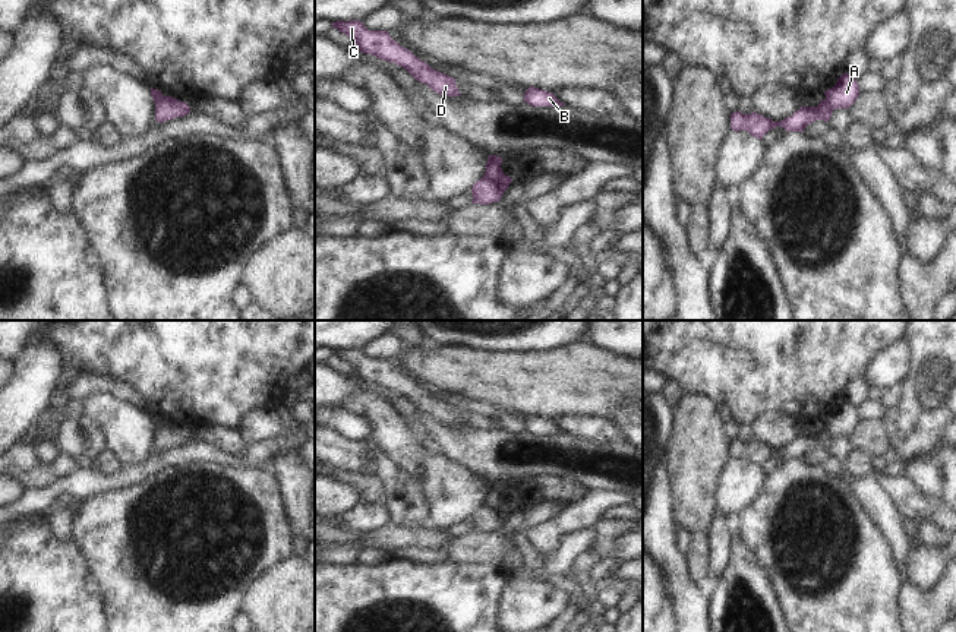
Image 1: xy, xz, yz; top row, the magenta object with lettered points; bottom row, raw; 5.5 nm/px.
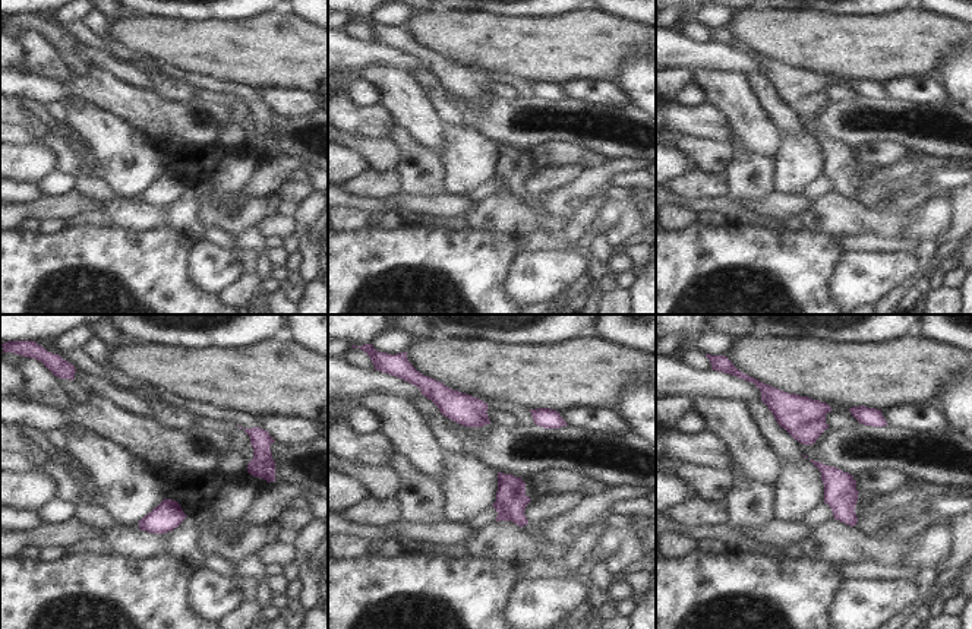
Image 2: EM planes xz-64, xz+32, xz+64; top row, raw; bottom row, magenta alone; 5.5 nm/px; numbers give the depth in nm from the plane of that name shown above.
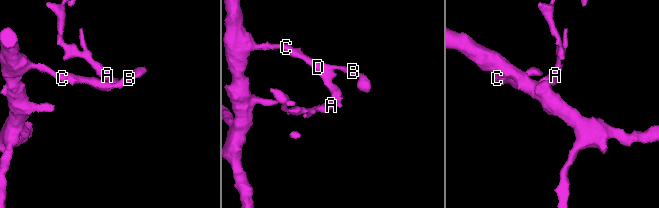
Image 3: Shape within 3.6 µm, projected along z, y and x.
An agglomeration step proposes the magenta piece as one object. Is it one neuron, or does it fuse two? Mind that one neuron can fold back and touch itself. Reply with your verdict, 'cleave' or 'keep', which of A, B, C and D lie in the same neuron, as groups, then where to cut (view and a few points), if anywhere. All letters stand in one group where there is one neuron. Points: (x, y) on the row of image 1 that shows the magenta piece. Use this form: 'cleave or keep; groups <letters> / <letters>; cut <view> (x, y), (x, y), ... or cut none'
cleave; groups A / B C D; cut xz (483, 176), (491, 179), (502, 193)

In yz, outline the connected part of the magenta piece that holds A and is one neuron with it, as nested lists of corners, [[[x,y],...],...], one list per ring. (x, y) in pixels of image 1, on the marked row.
[[[843,73],[834,86],[824,92],[827,104],[836,108],[849,108],[859,95],[858,82],[848,73]]]

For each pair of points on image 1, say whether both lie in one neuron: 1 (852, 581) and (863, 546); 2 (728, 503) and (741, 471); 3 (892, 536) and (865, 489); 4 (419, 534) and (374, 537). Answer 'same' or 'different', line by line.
1: same
2: same
3: same
4: same

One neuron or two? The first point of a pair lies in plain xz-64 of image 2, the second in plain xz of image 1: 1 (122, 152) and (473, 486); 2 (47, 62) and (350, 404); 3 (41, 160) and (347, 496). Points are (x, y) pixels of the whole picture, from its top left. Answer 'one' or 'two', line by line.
1: one
2: one
3: one

